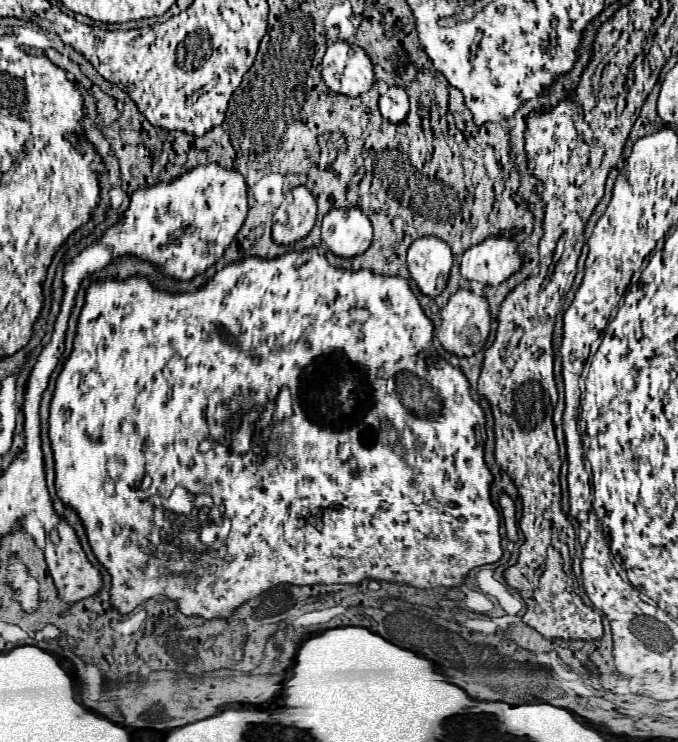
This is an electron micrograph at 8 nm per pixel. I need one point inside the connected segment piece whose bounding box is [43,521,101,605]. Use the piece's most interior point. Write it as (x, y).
(75, 578)

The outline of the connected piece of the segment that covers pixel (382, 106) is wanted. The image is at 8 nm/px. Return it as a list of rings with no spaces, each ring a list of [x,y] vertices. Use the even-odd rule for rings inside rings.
[[[389,87],[381,97],[379,97],[379,111],[385,119],[391,123],[401,123],[409,111],[409,99],[403,87]]]

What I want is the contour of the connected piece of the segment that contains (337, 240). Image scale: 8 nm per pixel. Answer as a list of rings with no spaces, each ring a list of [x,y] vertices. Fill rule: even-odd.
[[[359,207],[331,209],[323,217],[321,237],[327,249],[339,257],[361,255],[373,237],[371,221]]]

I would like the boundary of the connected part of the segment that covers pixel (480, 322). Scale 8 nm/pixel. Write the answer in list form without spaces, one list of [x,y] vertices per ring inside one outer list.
[[[459,289],[453,293],[447,301],[447,305],[441,309],[441,327],[439,327],[439,341],[445,351],[457,355],[457,357],[471,357],[473,353],[481,351],[487,337],[489,337],[489,303],[483,297],[477,297],[469,289]]]

